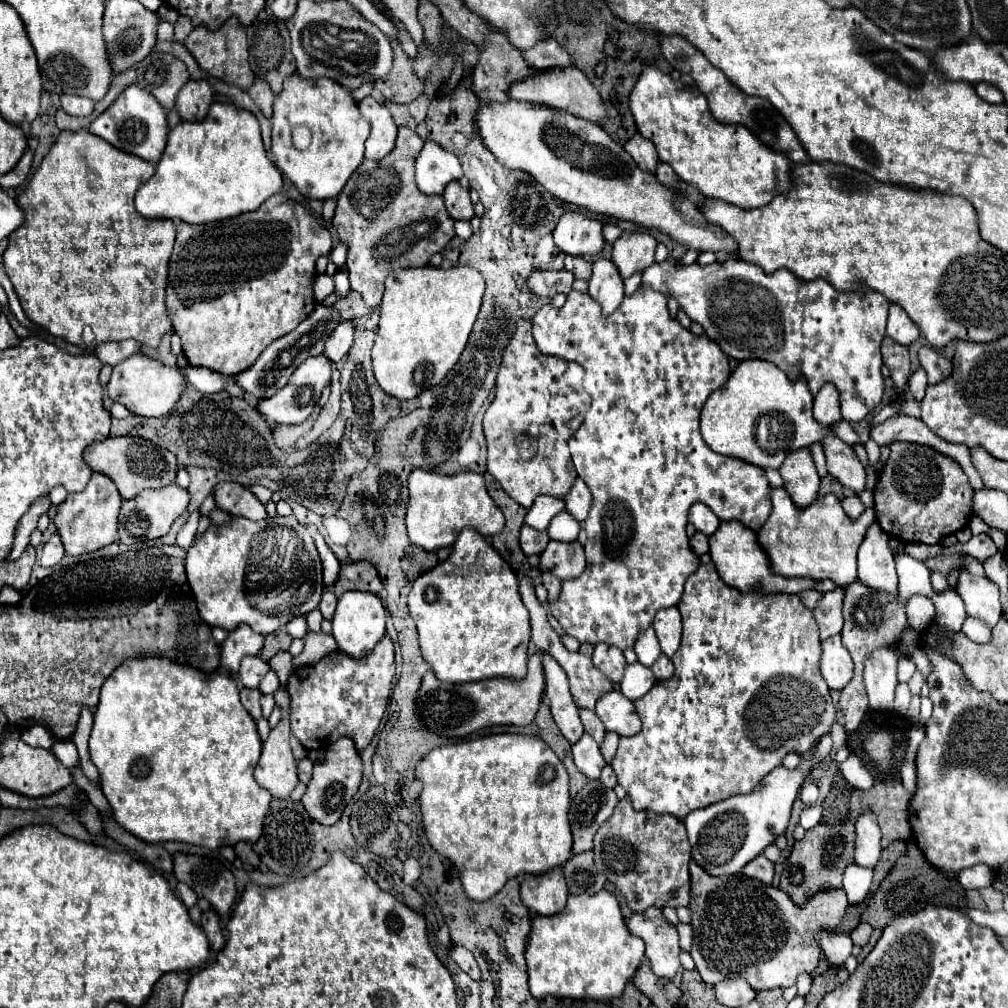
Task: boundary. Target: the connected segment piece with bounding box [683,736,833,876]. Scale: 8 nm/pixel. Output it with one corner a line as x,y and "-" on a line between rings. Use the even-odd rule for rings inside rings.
823,736
819,740
819,746
809,762
803,762
795,770
787,770
783,766
777,766
773,772
769,772
753,792
745,796
731,796
723,802
711,804
707,808
693,810
683,820
687,828
687,836
691,842
691,856
693,860
713,876
721,874
737,874
741,868
753,860
757,854
761,854
773,840
785,832
793,800
797,796
797,790
805,778
807,772
813,770
815,764
825,760
831,752
831,736

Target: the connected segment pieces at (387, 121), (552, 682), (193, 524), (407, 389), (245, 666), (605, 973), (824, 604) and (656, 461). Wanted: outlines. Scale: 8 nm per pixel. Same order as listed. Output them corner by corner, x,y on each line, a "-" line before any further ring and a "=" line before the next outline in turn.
367,96
361,102
357,102
361,116
371,124
371,134
365,140
365,158
367,160
381,160
385,158
393,146
397,136
397,126
387,110
385,104
381,104
377,98
=
537,650
537,652
541,654
541,664
543,664
543,674
545,674
545,700
549,702
553,720
557,722
561,734
573,744
573,742
577,742
577,740
585,734
585,730
583,730
583,724
581,724
581,720
579,720
579,708
575,706
575,702
573,702
573,698
571,698
571,692
569,692
567,674
565,674
563,668
557,664
557,660
551,658
547,652
541,652
541,650
=
193,512
187,520
187,524
179,530
177,534
177,546
181,546
183,550
187,550
193,544
195,532
197,532
197,522
199,522
199,512
=
423,266
411,270
395,270
393,274
389,274
389,278
385,280
385,294
381,300
379,330
373,344
373,372
379,386
397,400
415,398
421,390
437,386
461,358
461,352
467,346
469,334
479,314
483,294
483,276
467,266
455,266
449,270
=
245,656
241,660
239,678
245,688
257,688
261,678
267,674
267,670
269,670
269,664
265,660
261,660
259,656
=
601,890
593,896
589,894
569,896
563,912
555,916
537,916
531,922
531,934
525,950
529,990
533,992
533,998
557,996
575,1000
611,1000
623,994
627,982
633,978
643,956
645,956
643,940
629,934
619,910
619,902
611,892
=
837,588
833,592
825,592
819,604
813,608
815,620
819,624
821,640
831,638
833,634
841,632
841,626
843,626
841,602
843,602
843,588
=
643,286
633,296
625,296
621,308
615,314
611,314
611,316
603,316
601,310
599,310
599,304
593,302
593,298
589,294
581,294
577,290
571,290
563,308
555,308
555,306
547,304
535,314
535,318
533,318
533,338
535,338
535,342
537,342
537,346
539,346
539,350
543,354
553,354
553,356
559,356
563,360
573,360
573,362
577,362
577,364
581,364
585,368
585,390
589,390
589,396
593,400
589,410
585,412
583,424
579,426
579,430
569,440
571,460
575,464
577,476
585,480
585,484
591,488
591,494
593,494
593,506
591,506
589,518
585,520
585,532
589,534
589,538
587,538
589,542
585,544
587,570
577,580
563,582
559,602
553,604
551,614
559,620
559,624
565,630
565,634
577,638
581,644
589,642
589,644
595,646
599,642
605,642
605,644
613,644
613,646
617,646
621,650
633,648
635,642
637,642
637,636
641,634
641,630
647,630
653,624
653,618
655,618
657,610
663,610
663,608
679,604
689,574
697,572
699,556
693,554
693,550
689,550
687,534
685,534
687,512
689,512
691,504
703,502
721,518
721,521
735,520
737,518
741,524
745,524
747,528
751,528
755,532
765,524
765,520
769,518
769,512
771,512
771,504
767,502
767,492
769,492
767,488
769,486
767,486
767,478
765,478
763,468
753,466
753,464
743,462
743,460
733,458
733,456
723,456
723,454
713,452
703,442
703,438
699,434
701,408
703,408
707,396
713,390
721,388
725,384
725,380
729,378
729,372
731,372
729,360
727,360
727,354
721,352
719,346
709,336
695,336
691,330
685,330
679,324
679,320
675,316
671,316
671,312
667,308
667,298
661,292
655,292
655,290
643,288

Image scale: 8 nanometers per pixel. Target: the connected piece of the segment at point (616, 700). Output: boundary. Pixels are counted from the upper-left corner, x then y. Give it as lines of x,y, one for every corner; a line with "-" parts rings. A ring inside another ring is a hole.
611,690
597,700
595,712
605,724
605,730
617,732
619,736
635,736
641,730
641,720
633,702
617,690

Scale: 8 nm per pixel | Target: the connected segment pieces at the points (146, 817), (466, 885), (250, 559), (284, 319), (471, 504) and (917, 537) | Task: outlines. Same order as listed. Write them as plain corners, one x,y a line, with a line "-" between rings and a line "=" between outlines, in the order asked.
131,658
123,662
105,680
105,684
101,686
101,698
95,710
95,724
89,738
89,756
97,764
97,770
101,776
101,792
109,800
113,808
113,818
123,830
151,844
173,840
173,842
183,842
183,844
193,844
193,846
205,846
209,850
217,850
221,846
233,846
237,842
257,842
257,838
261,836
263,820
265,820
265,814
269,812
269,802
271,802
269,790
261,788
253,778
253,770
259,762
261,748
263,748
263,742
259,738
257,724
251,718
251,714
243,710
243,704
239,700
239,688
231,676
223,676
217,672
205,674
191,666
169,662
167,658
=
493,734
439,746
417,764
415,778
423,784
419,806
425,836
431,848
457,868
467,898
475,902
489,900
509,878
545,874
571,858
569,778
561,760
543,740
521,734
=
275,516
261,522
233,518
227,526
209,526
187,550
185,570
201,618
223,630
235,630
245,622
259,634
277,632
291,618
317,608
323,594
317,548
295,518
=
273,194
257,210
229,220
199,226
181,222
177,226
177,240
169,262
167,310
175,334
183,342
183,352
189,364
231,376
247,370
271,342
295,330
315,308
315,260
329,254
329,250
329,230
301,204
283,194
=
415,468
409,476
409,504
405,514
409,542
421,546
425,552
453,546
463,528
479,530
481,536
495,536
503,530
505,518
487,494
485,480
475,472
461,472
455,476
439,476
=
893,442
891,444
891,458
883,466
881,476
875,486
875,514
879,526
895,538
901,538
905,542
923,542
923,544
939,544
945,536
955,534
957,530
965,528
973,516
971,508
973,488
967,482
967,474
953,462
953,458
945,458
945,454
921,446
921,444
909,444
909,442

